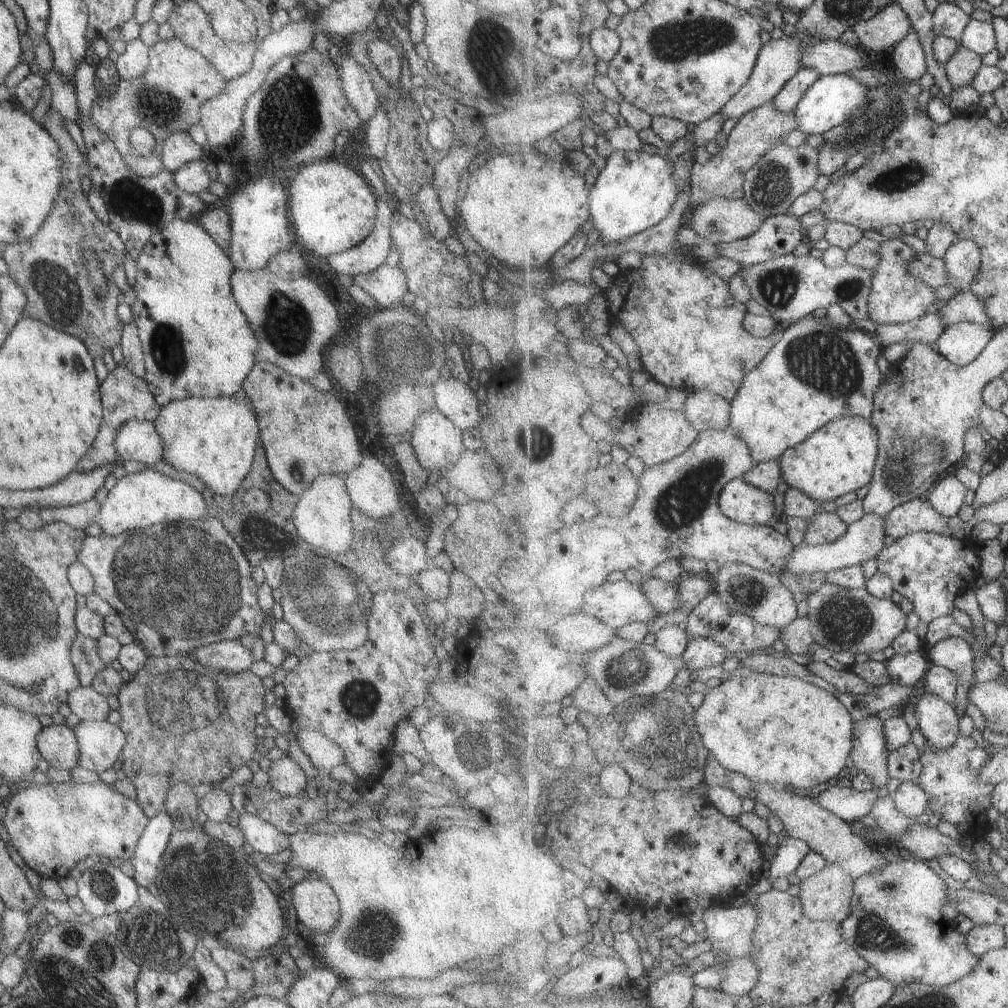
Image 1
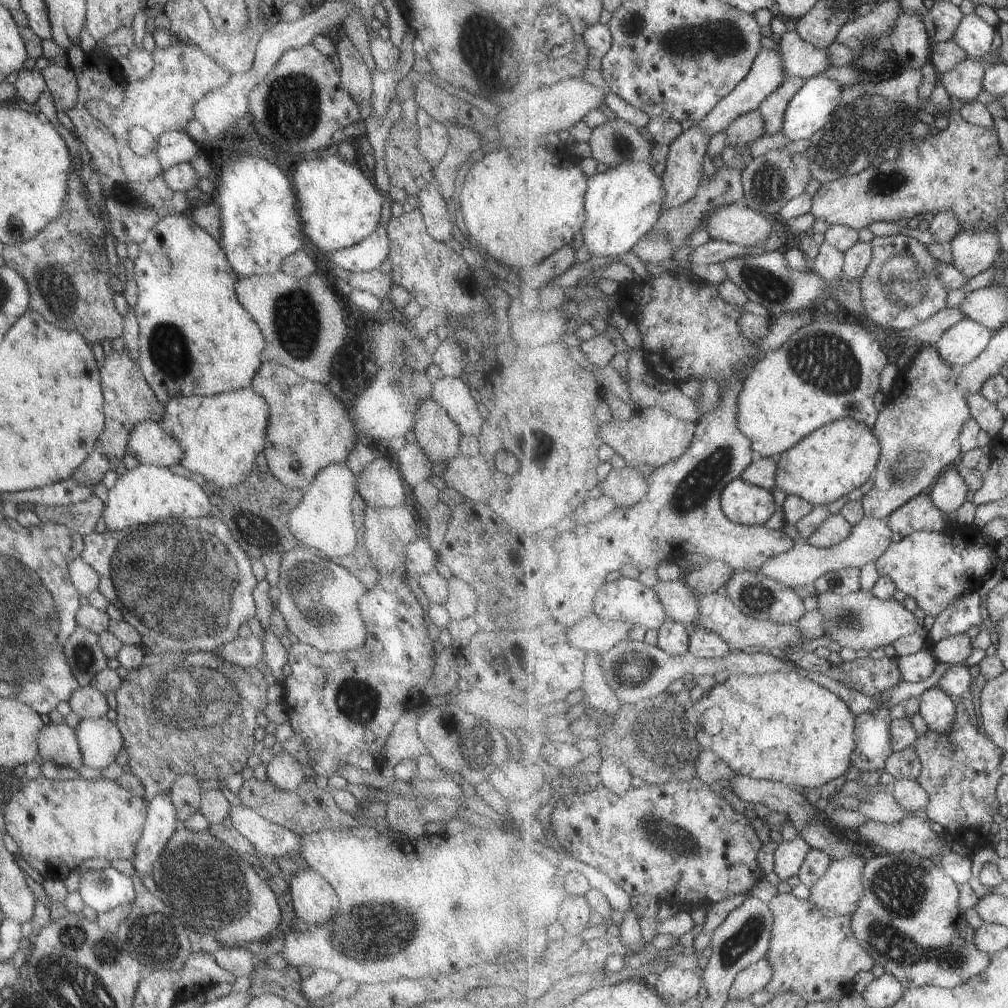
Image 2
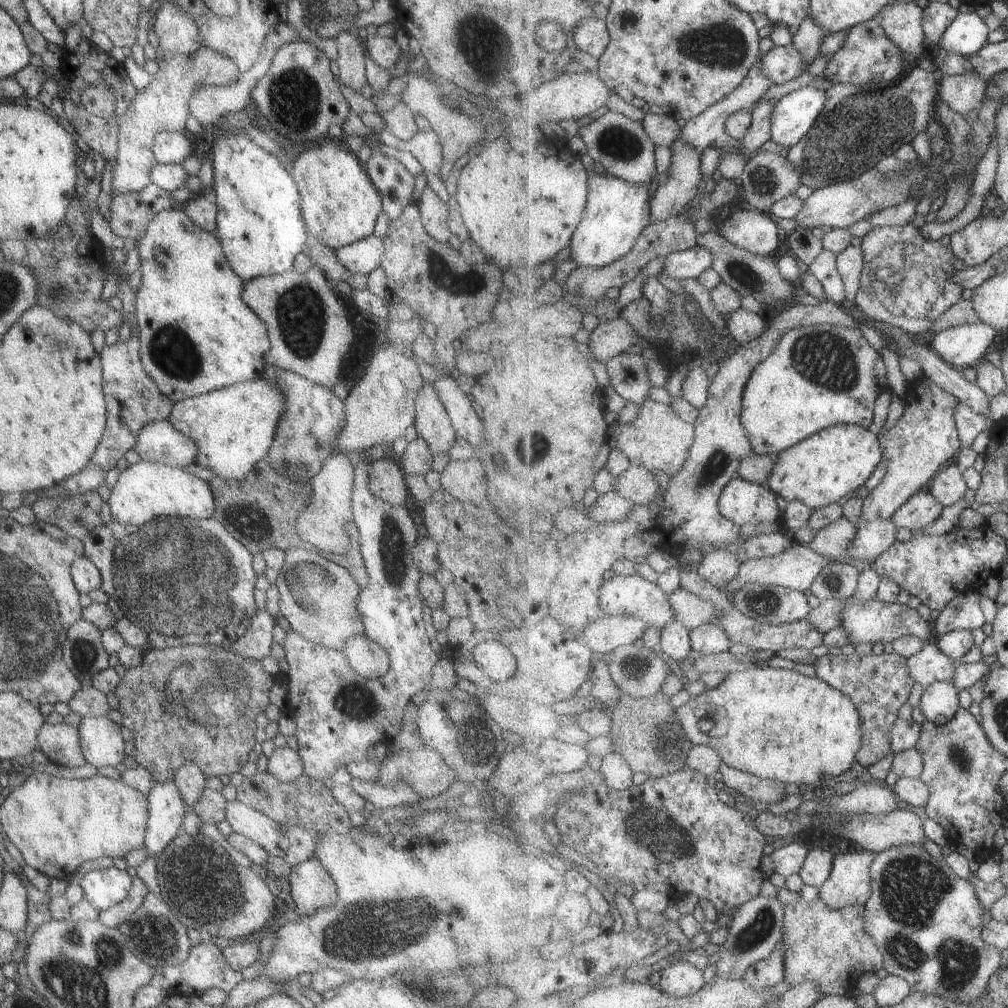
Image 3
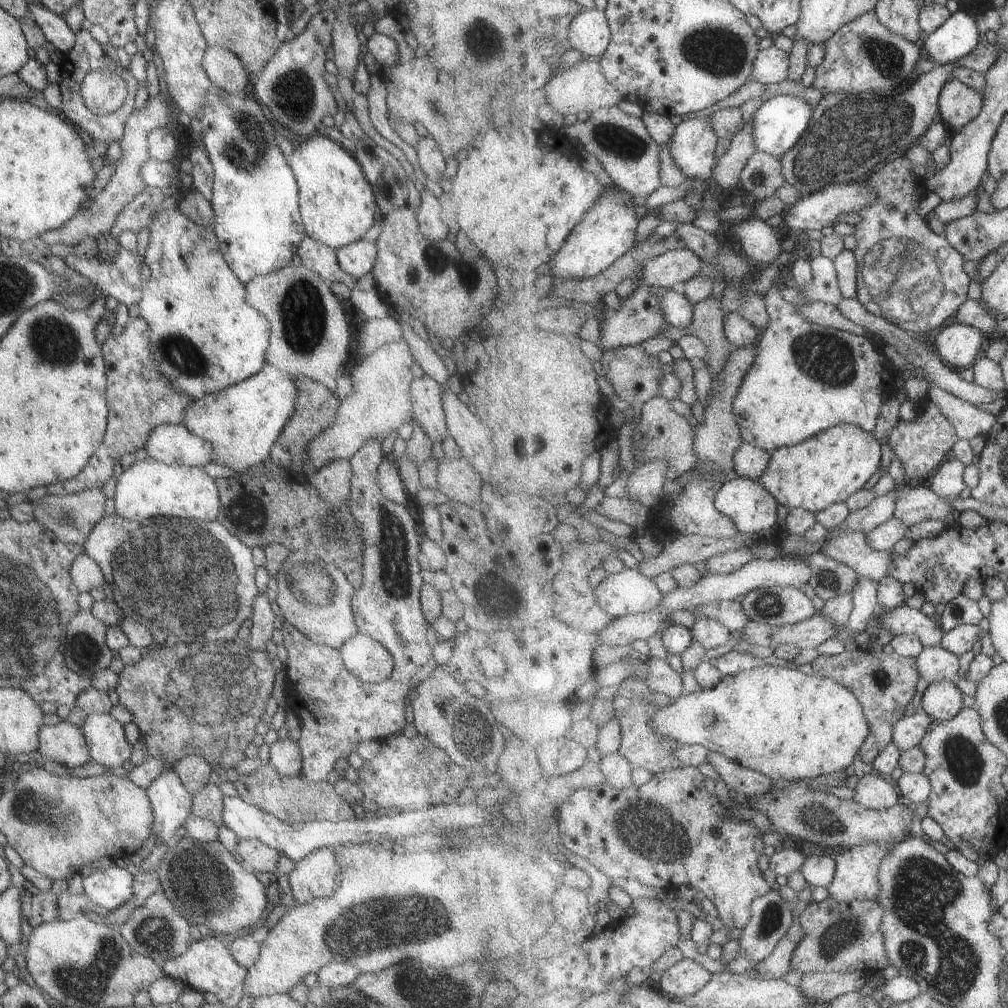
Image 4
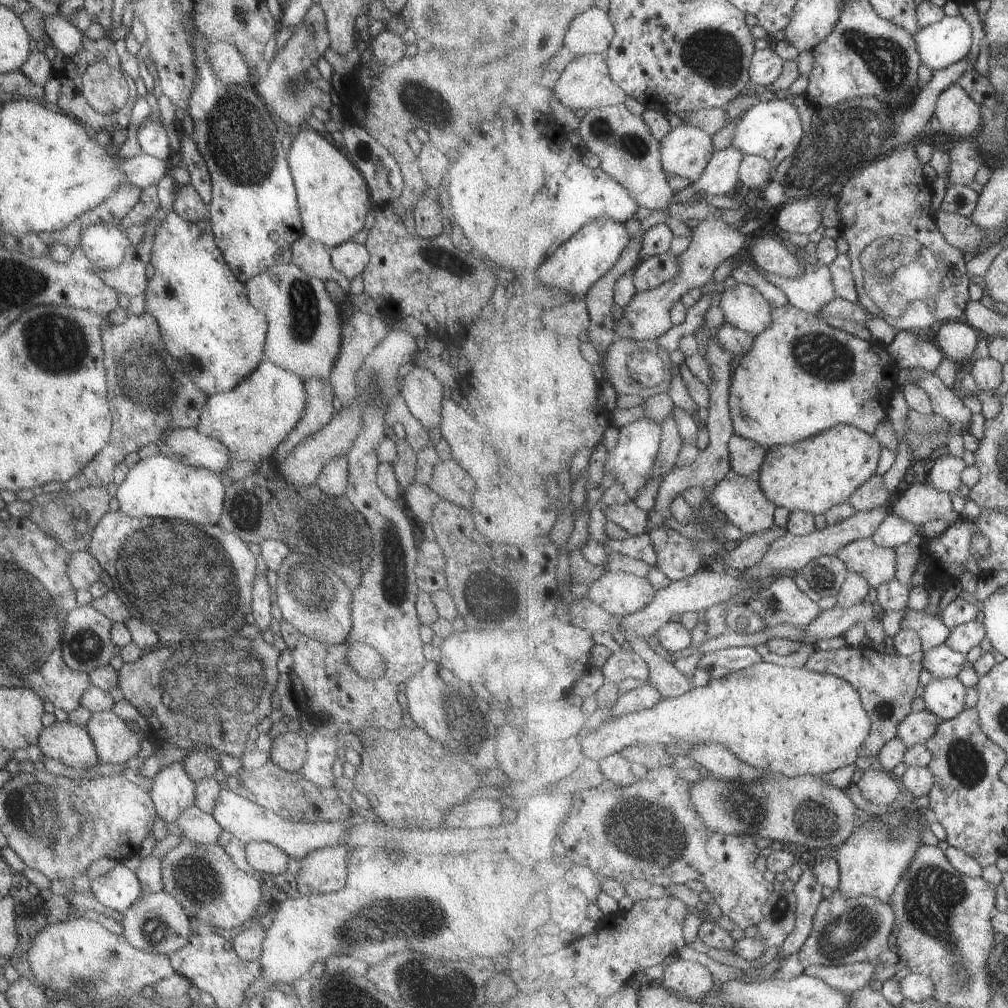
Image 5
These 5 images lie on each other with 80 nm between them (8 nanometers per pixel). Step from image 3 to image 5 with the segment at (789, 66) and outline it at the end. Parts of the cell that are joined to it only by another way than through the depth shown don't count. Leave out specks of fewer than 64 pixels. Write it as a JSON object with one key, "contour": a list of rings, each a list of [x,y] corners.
{"contour":[[[759,50],[752,57],[750,67],[750,82],[763,87],[769,87],[777,82],[784,72],[787,62],[777,54],[776,50]]]}

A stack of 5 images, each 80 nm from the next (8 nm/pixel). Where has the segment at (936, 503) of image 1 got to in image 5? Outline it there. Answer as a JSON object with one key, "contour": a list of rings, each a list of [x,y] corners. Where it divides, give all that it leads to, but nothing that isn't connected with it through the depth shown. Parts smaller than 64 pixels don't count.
{"contour":[[[950,453],[942,455],[934,461],[933,467],[927,473],[926,482],[937,490],[950,493],[952,496],[959,493],[959,488],[963,486],[961,474],[967,464],[962,458],[956,458]]]}

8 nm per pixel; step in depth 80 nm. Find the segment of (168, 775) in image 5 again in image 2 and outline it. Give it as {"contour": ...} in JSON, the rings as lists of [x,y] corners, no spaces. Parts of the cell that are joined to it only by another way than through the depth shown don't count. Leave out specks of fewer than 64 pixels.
{"contour":[[[169,792],[155,794],[146,808],[141,836],[131,859],[139,879],[141,876],[152,876],[153,862],[177,830],[177,812],[173,808]]]}

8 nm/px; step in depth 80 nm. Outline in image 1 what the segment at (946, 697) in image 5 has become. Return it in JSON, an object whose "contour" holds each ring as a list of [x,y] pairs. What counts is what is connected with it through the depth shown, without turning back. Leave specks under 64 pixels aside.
{"contour":[[[925,691],[918,701],[914,716],[926,744],[937,750],[951,748],[959,737],[959,716],[955,706],[936,693]]]}

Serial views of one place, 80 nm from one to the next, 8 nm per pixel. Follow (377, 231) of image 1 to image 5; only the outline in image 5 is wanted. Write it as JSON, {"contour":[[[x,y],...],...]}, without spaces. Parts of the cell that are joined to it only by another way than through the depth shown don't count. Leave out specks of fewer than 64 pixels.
{"contour":[[[354,241],[341,242],[337,246],[329,248],[329,264],[335,272],[339,272],[347,280],[363,272],[367,266],[369,254],[363,244],[356,244]]]}

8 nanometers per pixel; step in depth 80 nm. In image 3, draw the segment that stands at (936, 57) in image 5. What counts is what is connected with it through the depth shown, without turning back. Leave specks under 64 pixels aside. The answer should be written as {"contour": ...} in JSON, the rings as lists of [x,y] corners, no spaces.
{"contour":[[[960,13],[957,19],[949,24],[943,38],[937,42],[937,48],[959,56],[975,56],[983,46],[989,44],[990,33],[989,26],[979,14]]]}

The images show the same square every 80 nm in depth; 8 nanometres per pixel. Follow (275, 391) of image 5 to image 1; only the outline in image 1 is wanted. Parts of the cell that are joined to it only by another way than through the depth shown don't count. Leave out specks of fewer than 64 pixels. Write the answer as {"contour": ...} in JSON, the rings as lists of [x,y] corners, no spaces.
{"contour":[[[233,396],[174,399],[160,408],[152,424],[165,446],[163,461],[175,470],[195,475],[213,494],[233,494],[249,473],[259,438],[257,416],[249,398],[245,402]]]}

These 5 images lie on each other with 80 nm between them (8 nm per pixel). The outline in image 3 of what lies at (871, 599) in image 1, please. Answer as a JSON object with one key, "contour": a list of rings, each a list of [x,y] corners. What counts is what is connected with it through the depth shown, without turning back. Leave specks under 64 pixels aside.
{"contour":[[[852,598],[847,604],[847,608],[843,610],[841,614],[841,624],[849,636],[849,640],[852,645],[855,644],[892,644],[899,638],[904,638],[908,635],[914,635],[923,639],[928,643],[931,638],[931,626],[930,621],[925,621],[917,610],[909,608],[906,604],[899,603],[885,603],[882,601],[873,600],[871,604],[863,606],[859,600]]]}

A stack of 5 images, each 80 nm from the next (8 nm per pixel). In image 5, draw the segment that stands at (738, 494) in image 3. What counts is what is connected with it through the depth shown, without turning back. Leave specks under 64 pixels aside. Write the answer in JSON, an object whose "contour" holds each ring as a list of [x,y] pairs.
{"contour":[[[732,473],[725,480],[721,480],[708,496],[710,504],[717,508],[725,517],[739,528],[743,537],[756,533],[763,533],[775,524],[775,510],[777,506],[769,500],[765,492],[761,490],[760,482],[749,476]]]}

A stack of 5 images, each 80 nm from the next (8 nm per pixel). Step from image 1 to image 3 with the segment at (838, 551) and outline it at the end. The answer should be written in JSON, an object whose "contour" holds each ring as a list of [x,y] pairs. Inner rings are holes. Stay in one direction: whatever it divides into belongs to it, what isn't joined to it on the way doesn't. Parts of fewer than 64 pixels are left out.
{"contour":[[[892,520],[865,522],[858,525],[859,534],[852,554],[861,560],[877,560],[897,542],[897,524]],[[796,544],[790,550],[773,556],[773,558],[749,560],[749,562],[743,563],[735,578],[731,582],[727,582],[721,590],[730,597],[737,594],[737,590],[741,590],[743,586],[749,586],[749,584],[775,585],[795,591],[809,590],[817,576],[823,572],[823,568],[831,562],[836,562],[836,560],[815,552],[808,545]]]}

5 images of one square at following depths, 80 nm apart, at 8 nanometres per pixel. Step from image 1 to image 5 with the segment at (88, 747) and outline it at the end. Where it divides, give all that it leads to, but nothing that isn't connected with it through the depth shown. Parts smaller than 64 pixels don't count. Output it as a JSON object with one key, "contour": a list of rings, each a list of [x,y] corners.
{"contour":[[[111,711],[88,714],[83,724],[97,750],[99,763],[123,764],[134,758],[144,734],[129,730],[125,721]]]}

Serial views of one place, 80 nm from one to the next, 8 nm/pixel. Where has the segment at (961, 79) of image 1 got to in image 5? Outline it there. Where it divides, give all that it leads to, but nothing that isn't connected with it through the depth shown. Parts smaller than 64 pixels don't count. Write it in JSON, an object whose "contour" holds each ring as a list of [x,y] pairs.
{"contour":[[[958,83],[939,96],[935,114],[946,142],[975,137],[983,121],[979,104]]]}

